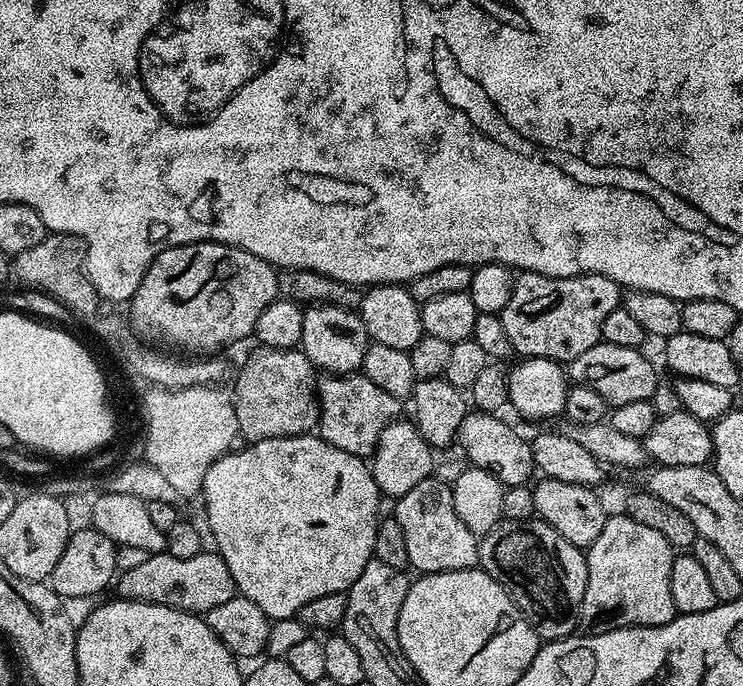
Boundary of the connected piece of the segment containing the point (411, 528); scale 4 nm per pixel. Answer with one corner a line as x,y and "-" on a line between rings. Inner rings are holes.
436,479
418,482
414,490
395,501
394,518
398,526
402,526
402,534
406,534
408,563
420,574
475,568
480,562
478,537
463,524
462,518
458,518
451,487

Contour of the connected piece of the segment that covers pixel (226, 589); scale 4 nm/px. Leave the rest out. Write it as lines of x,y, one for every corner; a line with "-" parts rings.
166,550
150,554
146,562
139,564
135,570
119,573
114,584
115,588
115,595
121,600
141,600
147,604
170,606
183,612
197,614
207,614
210,610
214,610
214,606
222,606
222,602
230,602
230,598
237,595
236,583
230,574
230,566
226,566
224,559
212,550
199,552
194,558
174,558

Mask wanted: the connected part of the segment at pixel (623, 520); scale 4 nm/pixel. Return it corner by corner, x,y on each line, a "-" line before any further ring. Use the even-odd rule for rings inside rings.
623,514
609,515
602,534
598,534
592,547
587,549
588,577
586,594
580,607
579,627
585,633
597,636
619,628
652,628
656,624
669,624
678,613
674,598
670,598
670,566
674,559
674,549
658,530
650,530
634,522
634,518

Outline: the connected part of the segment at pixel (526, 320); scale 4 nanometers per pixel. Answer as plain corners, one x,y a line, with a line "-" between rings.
520,272
514,282
514,294
510,302
498,313
506,335
512,343
513,353
524,358
537,356
557,362
570,362
578,354
586,354
590,346
601,343
602,322
606,322
610,310
621,307
622,289
610,278
602,274
582,274
581,276
543,276
537,272

